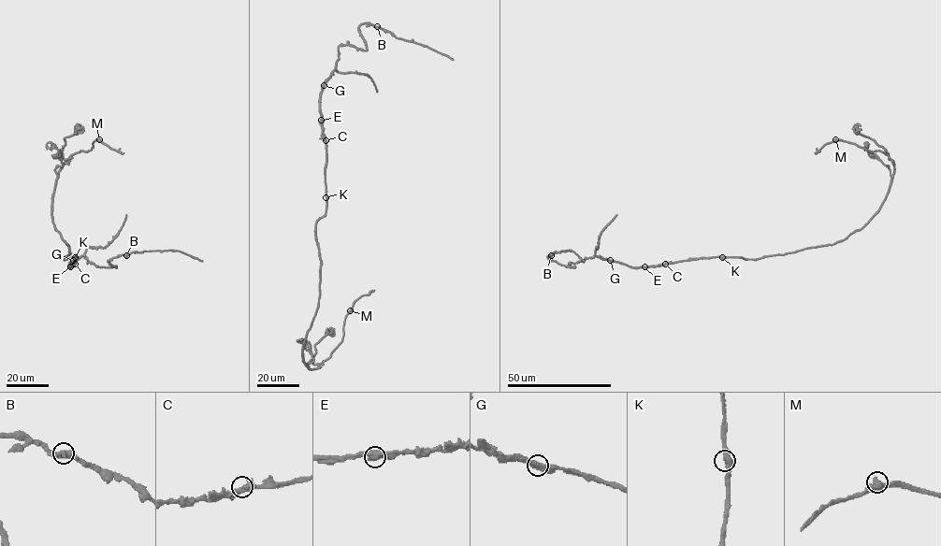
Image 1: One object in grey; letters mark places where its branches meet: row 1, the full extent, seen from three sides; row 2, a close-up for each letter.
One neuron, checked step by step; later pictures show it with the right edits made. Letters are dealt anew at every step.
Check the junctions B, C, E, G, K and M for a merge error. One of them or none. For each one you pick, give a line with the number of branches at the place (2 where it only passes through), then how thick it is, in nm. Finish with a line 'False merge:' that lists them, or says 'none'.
G: Branches: 2. Thickness 500 nm
False merge: G

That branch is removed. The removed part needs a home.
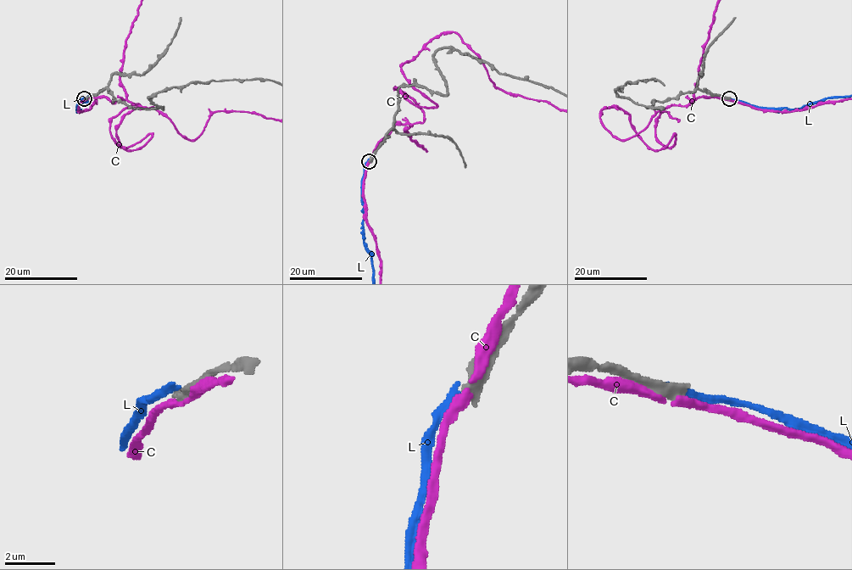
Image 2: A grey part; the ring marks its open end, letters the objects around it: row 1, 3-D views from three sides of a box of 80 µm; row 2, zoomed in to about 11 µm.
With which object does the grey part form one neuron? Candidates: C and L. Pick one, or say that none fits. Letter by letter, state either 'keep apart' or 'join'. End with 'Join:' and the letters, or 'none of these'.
C: keep apart
L: keep apart
Join: none of these

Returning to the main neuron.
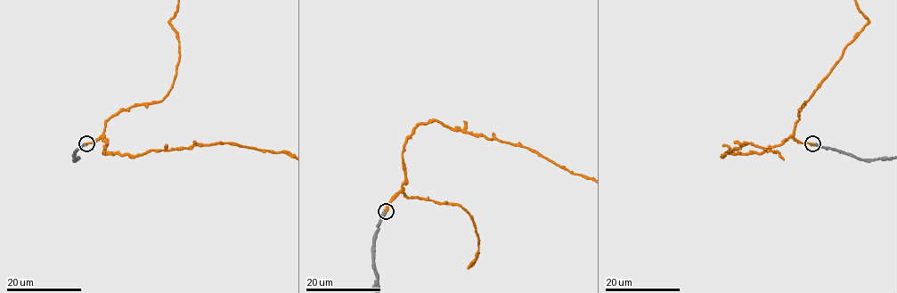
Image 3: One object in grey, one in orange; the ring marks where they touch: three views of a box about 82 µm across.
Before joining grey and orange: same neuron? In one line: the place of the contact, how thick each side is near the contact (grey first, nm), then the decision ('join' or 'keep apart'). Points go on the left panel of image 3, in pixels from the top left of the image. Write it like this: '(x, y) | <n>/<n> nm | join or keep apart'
(86, 143) | 550/300 nm | join

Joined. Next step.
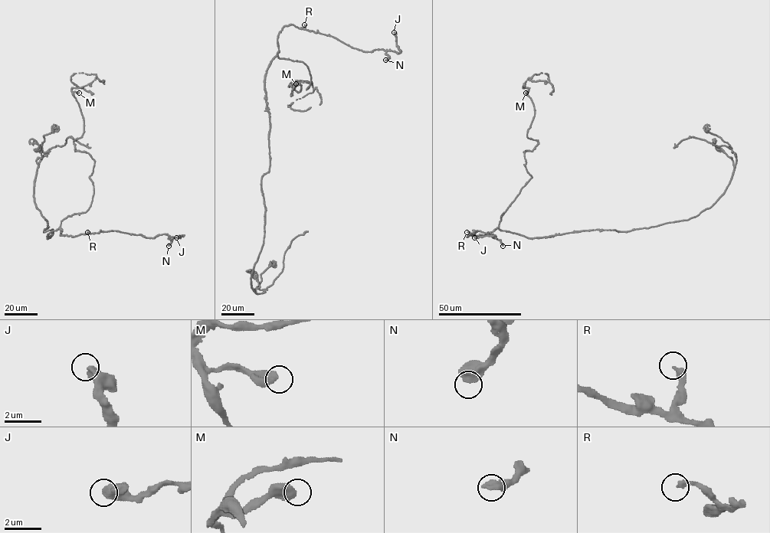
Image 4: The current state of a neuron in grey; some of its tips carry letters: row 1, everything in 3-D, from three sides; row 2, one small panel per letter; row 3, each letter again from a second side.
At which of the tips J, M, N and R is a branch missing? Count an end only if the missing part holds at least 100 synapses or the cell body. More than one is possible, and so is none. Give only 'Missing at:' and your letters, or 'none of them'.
Missing at: none of them

